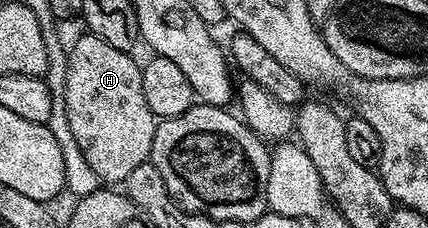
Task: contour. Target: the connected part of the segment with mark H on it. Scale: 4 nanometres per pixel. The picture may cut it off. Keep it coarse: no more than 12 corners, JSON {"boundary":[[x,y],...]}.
{"boundary":[[67,49],[70,134],[108,186],[149,163],[158,117],[135,55]]}

